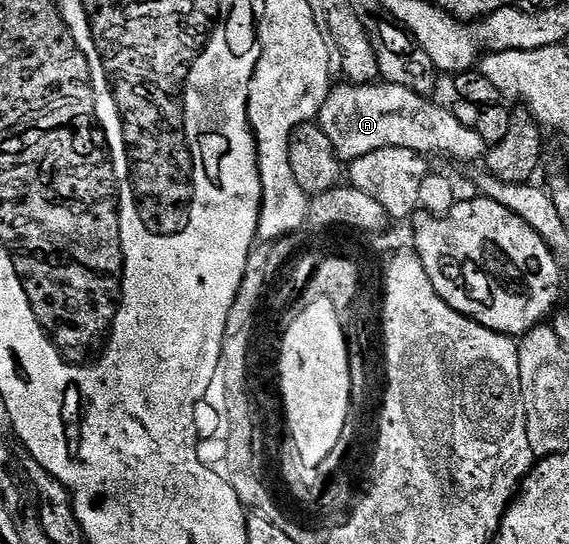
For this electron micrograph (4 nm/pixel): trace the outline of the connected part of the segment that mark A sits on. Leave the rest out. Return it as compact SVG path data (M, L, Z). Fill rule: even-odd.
M385 80L364 83L362 85L335 85L327 94L318 117L317 125L332 140L334 153L342 160L353 160L368 156L380 148L408 148L423 156L447 154L450 158L459 158L462 162L472 162L487 153L484 140L472 128L464 128L456 120L453 109L437 106L425 94L392 84Z

